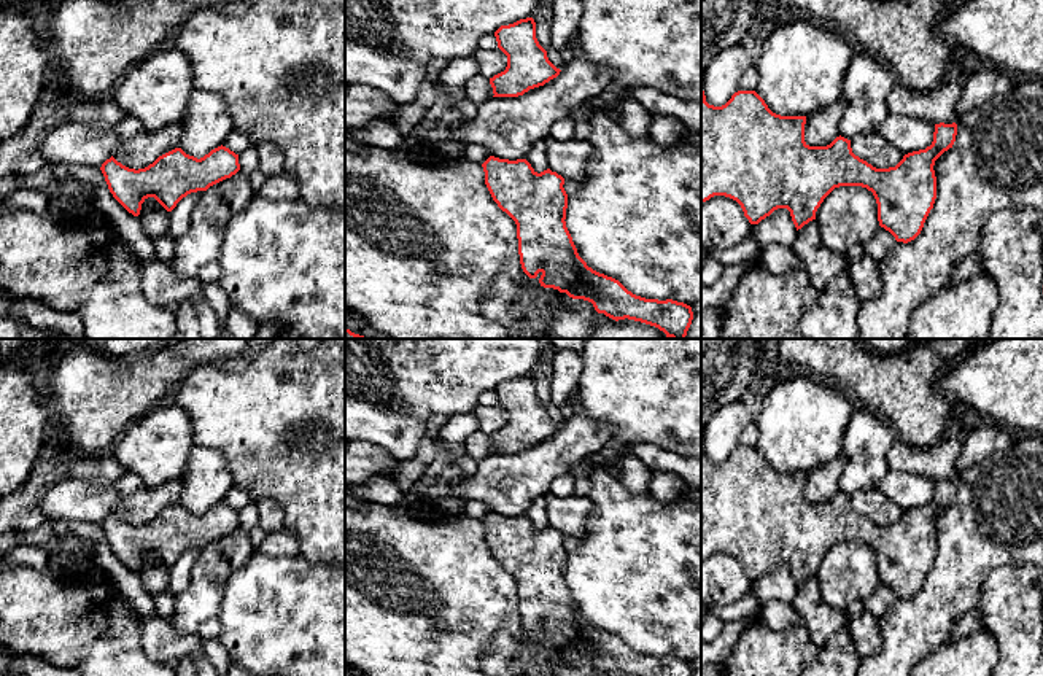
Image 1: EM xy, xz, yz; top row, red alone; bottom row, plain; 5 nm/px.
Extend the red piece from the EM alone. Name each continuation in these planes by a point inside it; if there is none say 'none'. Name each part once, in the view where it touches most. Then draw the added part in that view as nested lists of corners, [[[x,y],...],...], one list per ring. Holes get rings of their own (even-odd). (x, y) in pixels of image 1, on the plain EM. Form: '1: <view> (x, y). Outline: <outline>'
none

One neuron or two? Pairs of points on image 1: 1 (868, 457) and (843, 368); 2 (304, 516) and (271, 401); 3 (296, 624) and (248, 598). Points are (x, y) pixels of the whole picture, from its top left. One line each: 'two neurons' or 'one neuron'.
1: two neurons
2: one neuron
3: one neuron

